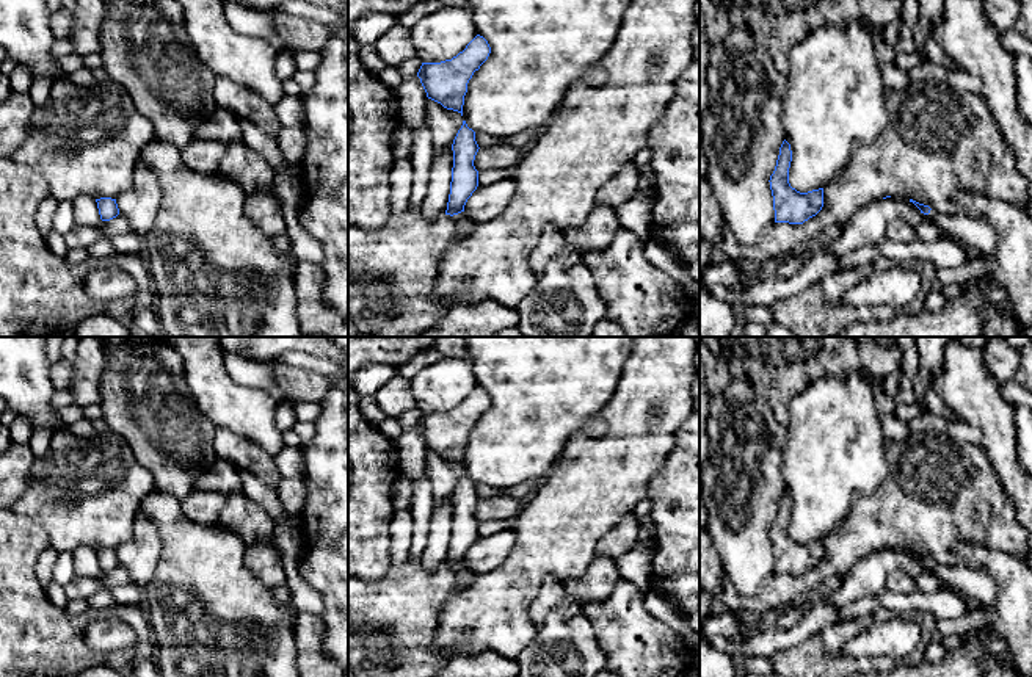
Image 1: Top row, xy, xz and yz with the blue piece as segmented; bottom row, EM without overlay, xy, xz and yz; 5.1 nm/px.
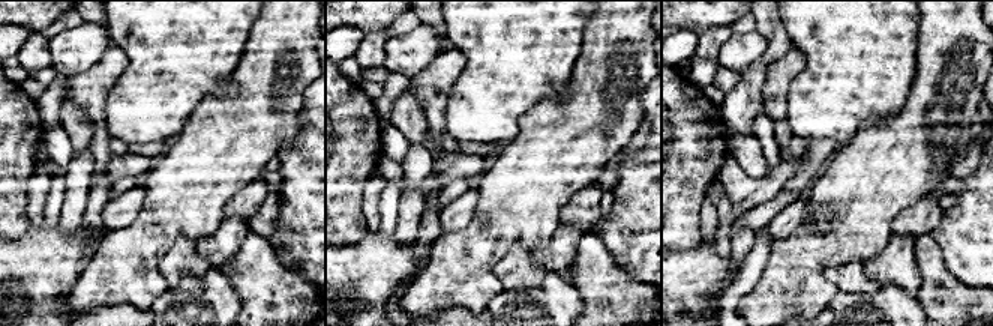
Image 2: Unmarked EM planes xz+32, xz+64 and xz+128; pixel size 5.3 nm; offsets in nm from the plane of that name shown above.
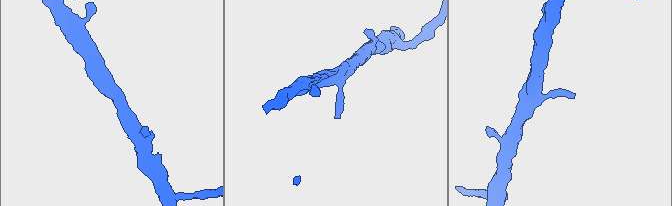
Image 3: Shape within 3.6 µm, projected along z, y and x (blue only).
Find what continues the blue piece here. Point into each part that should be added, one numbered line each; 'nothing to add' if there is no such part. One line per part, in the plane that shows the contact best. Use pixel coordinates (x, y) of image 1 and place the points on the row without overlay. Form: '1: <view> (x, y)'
1: yz (974, 582)

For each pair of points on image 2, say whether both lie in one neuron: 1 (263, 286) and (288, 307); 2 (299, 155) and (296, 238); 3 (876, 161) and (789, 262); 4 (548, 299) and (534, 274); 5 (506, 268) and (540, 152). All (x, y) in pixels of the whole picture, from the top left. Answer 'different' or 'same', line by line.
1: same
2: same
3: same
4: different
5: different

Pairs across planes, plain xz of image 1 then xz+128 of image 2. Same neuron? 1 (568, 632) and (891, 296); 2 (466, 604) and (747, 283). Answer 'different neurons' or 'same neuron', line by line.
1: same neuron
2: different neurons

